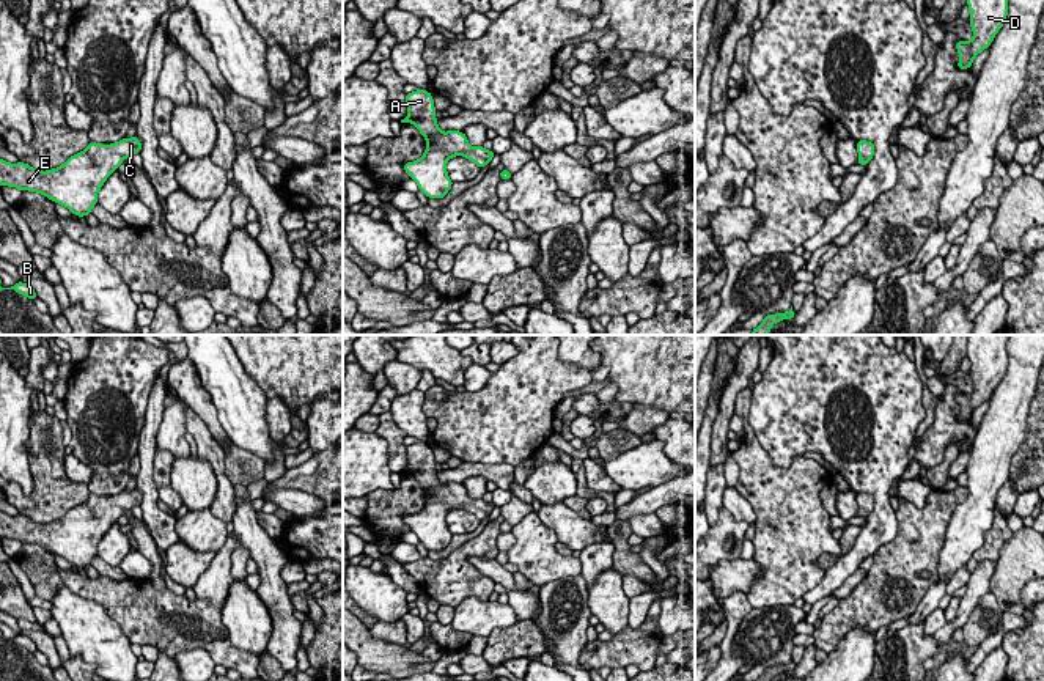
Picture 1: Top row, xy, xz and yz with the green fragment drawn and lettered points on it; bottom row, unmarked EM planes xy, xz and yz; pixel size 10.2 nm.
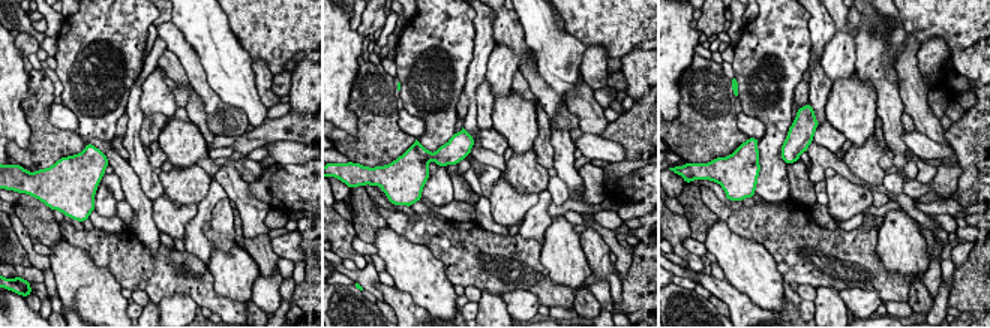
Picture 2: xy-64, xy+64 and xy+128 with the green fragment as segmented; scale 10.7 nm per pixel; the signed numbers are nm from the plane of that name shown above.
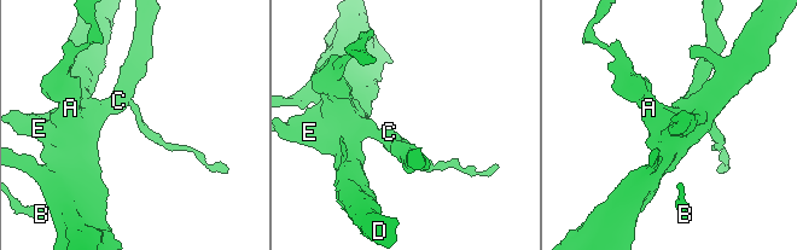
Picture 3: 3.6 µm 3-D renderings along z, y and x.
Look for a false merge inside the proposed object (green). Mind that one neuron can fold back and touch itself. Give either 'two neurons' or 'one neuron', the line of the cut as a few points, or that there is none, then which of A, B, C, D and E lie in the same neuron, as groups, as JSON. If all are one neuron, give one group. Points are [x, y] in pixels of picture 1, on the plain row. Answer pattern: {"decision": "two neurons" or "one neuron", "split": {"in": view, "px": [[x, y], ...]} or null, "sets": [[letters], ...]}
{"decision": "one neuron", "split": null, "sets": [["A", "B", "C", "D", "E"]]}

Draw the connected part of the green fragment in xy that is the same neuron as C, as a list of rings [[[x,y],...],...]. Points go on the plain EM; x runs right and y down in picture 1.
[[[135,489],[112,497],[90,494],[88,500],[71,508],[63,517],[41,524],[28,516],[9,516],[0,511],[0,539],[38,544],[72,566],[85,569],[97,557],[97,544],[124,511],[140,505]]]

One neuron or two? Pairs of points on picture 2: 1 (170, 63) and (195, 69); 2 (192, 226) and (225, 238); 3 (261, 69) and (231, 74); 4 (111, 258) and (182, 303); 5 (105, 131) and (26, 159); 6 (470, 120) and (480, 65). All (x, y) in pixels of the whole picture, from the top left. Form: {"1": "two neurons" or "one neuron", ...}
{"1": "two neurons", "2": "two neurons", "3": "two neurons", "4": "two neurons", "5": "two neurons", "6": "one neuron"}

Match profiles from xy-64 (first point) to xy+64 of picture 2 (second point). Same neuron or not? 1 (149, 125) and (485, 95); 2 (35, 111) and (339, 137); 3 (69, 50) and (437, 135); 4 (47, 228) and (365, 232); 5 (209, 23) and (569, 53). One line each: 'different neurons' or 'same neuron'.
1: same neuron
2: same neuron
3: same neuron
4: same neuron
5: same neuron

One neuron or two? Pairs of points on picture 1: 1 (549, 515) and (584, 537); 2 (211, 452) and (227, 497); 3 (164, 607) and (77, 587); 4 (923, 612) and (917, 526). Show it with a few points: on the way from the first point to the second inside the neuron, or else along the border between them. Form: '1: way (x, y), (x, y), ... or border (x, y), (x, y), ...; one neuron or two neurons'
1: way (557, 516), (576, 533); one neuron
2: way (217, 463), (224, 486); one neuron
3: way (142, 607), (99, 590); one neuron
4: border (936, 579), (911, 617); two neurons

